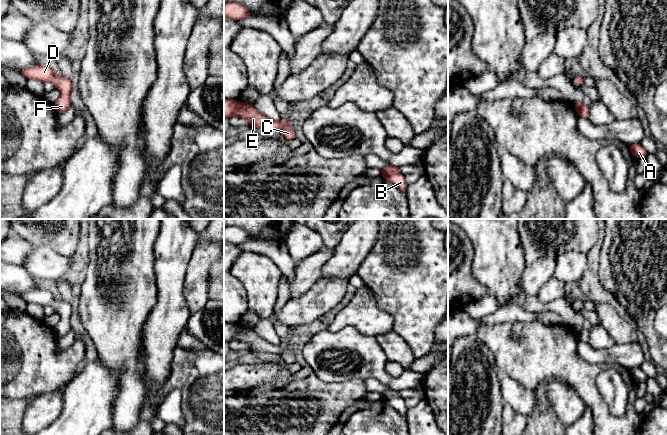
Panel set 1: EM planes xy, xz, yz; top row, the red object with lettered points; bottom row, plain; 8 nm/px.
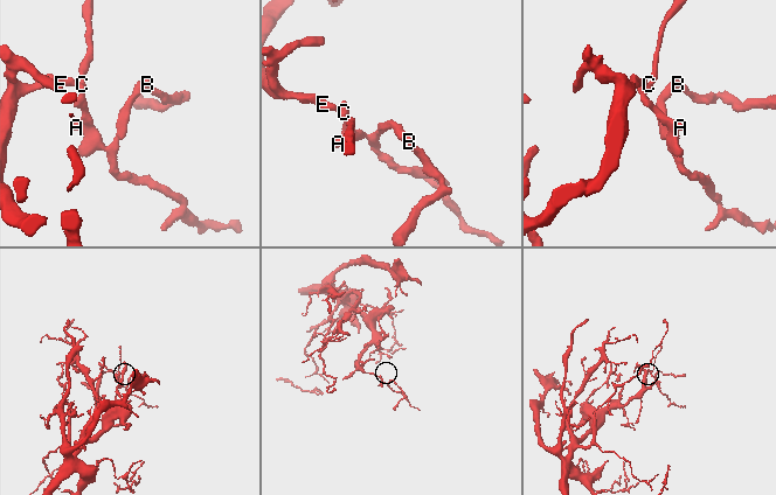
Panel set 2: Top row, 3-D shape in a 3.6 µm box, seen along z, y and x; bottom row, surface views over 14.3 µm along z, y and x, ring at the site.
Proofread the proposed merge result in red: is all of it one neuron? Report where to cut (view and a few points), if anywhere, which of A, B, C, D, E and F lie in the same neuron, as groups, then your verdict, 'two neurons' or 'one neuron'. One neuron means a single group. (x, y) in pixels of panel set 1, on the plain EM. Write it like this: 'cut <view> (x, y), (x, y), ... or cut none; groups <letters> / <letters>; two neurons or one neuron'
cut none; groups A B C D E F; one neuron

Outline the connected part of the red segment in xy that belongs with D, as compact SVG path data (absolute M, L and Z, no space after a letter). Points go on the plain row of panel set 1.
M42 289L22 293L21 299L27 303L36 303L42 306L54 306L55 311L61 317L59 323L54 327L54 331L58 339L66 335L71 330L70 318L73 309L69 302L56 300L51 292Z

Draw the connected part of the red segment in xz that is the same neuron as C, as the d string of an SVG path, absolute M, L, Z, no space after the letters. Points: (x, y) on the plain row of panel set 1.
M224 323L224 343L232 340L246 343L250 351L279 354L288 365L296 362L290 342L280 346L274 345L261 338L251 328L241 327L234 323Z

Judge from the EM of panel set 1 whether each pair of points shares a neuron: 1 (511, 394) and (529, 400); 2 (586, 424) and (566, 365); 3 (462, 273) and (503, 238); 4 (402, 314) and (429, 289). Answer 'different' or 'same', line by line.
1: same
2: different
3: different
4: same

